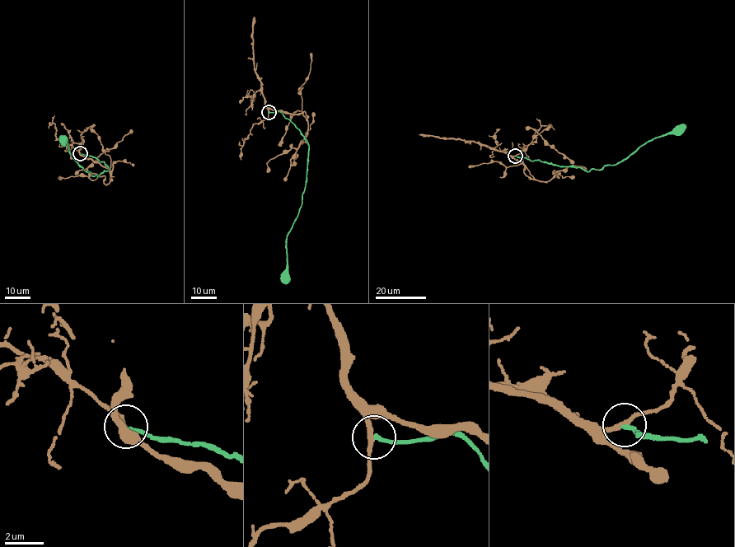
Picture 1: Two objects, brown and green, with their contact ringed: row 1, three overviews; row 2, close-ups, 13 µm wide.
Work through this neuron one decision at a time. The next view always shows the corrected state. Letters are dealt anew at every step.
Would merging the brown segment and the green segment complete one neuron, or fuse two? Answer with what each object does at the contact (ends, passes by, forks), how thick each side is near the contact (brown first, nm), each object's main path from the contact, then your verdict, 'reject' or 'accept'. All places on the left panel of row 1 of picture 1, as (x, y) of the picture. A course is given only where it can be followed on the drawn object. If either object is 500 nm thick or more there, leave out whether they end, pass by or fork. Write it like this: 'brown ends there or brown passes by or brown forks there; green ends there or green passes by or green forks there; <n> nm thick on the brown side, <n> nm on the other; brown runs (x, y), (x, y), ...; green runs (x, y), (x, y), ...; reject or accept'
brown passes by; green ends there; 240 nm thick on the brown side, 190 nm on the other; brown runs (80, 153), (110, 169), (107, 184), (105, 184), (105, 176), (98, 176), (86, 169), (131, 130); green runs (80, 153), (95, 157), (104, 162), (108, 170), (97, 177), (83, 169), (71, 155), (63, 141); accept

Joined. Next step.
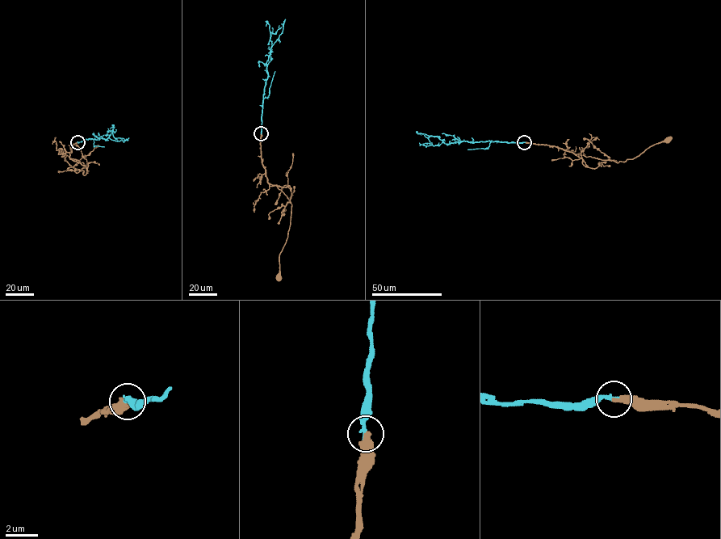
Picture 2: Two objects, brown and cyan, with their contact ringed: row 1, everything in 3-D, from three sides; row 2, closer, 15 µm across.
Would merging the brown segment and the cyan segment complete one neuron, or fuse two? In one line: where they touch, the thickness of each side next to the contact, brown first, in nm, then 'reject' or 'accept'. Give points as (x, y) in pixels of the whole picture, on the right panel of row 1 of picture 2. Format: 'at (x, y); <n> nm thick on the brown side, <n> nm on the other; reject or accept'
at (524, 142); 440 nm thick on the brown side, 280 nm on the other; accept

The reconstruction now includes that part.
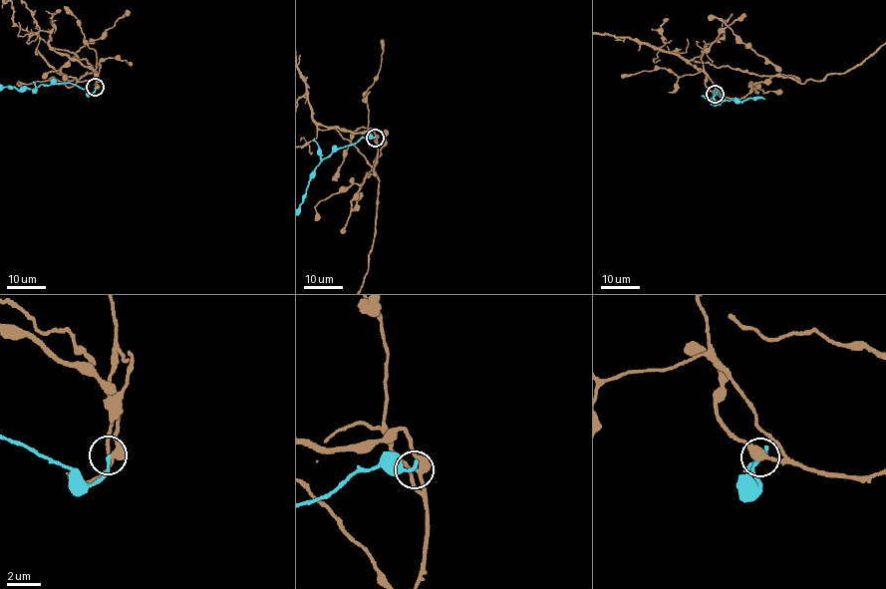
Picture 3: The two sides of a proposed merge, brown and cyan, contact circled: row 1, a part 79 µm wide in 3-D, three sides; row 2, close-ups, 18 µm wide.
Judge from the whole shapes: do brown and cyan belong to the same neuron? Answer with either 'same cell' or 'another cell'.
same cell

